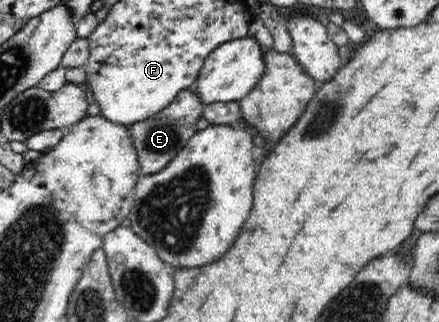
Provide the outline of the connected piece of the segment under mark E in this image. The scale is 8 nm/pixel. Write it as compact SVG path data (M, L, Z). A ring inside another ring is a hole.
M189 88L179 92L175 100L158 114L130 126L135 148L138 150L141 176L155 174L167 168L173 157L194 136L197 122L203 116L203 108L204 104L200 102L195 90Z

